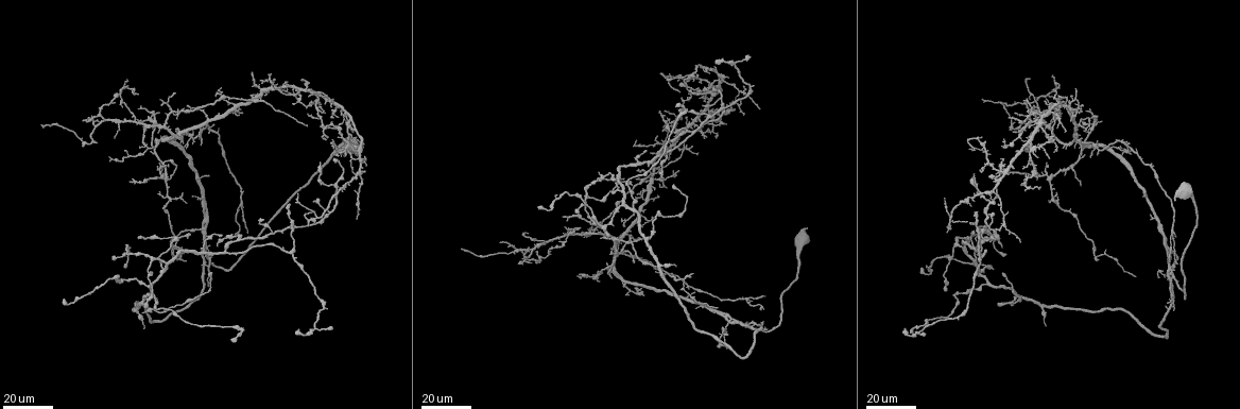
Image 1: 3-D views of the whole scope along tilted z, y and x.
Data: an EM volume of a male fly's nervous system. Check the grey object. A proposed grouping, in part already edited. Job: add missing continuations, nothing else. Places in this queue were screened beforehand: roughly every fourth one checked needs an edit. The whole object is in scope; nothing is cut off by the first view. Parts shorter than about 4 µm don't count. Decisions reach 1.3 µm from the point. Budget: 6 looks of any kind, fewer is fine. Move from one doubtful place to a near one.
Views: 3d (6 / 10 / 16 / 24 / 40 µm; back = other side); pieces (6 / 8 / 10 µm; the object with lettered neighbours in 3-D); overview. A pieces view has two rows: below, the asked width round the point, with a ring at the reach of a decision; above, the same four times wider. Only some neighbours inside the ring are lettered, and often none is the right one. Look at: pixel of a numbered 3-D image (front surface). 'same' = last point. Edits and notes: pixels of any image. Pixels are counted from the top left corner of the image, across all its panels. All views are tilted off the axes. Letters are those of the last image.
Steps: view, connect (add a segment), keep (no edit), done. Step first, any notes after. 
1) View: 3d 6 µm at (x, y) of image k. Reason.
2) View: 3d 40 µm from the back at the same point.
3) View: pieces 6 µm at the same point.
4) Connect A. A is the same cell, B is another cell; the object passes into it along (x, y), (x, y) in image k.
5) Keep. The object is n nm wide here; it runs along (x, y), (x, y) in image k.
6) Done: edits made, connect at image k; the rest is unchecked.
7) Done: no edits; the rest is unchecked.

View: 3d 24 µm at (1146, 193) of image 1. Thin end.

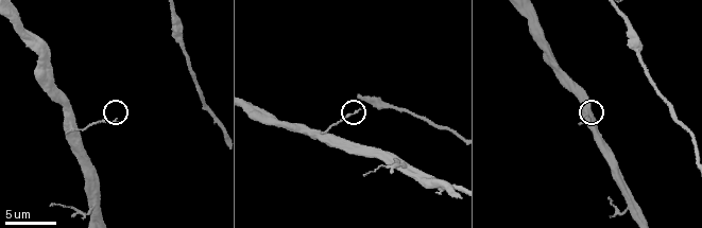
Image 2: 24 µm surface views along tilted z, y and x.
View: pieces 10 µm at (119, 123) of image 2. See the neighbours.

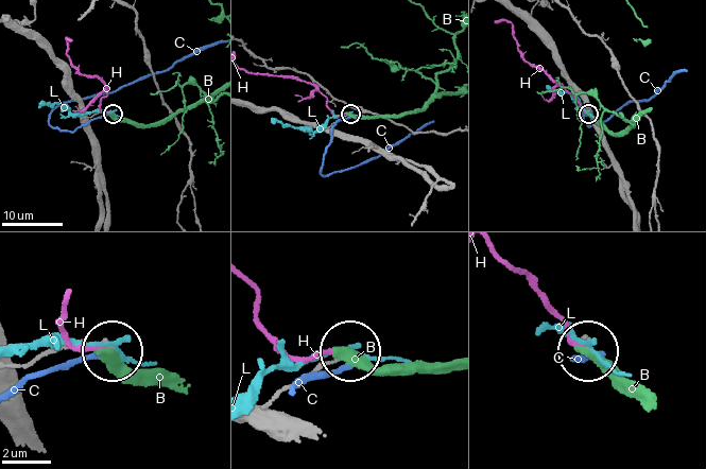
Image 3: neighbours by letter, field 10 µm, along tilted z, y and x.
Keep. B, C, H and L are other cells; it runs along (309, 434), (278, 411), (277, 398), (344, 349) in image 3; no lettered segment goes on from it.

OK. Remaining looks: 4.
View: 3d 16 µm at (672, 183) of image 1. Long arm stops here.

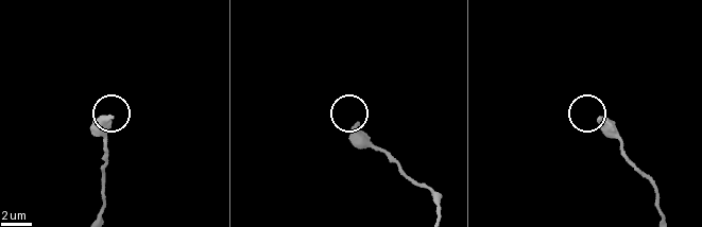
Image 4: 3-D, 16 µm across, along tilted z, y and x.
View: 3d 10 µm at (109, 118) of image 4.

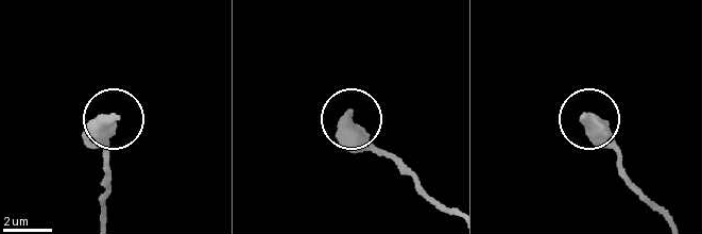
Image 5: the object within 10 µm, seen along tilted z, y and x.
View: pieces 6 µm at (585, 114) of image 5. See the neighbours.

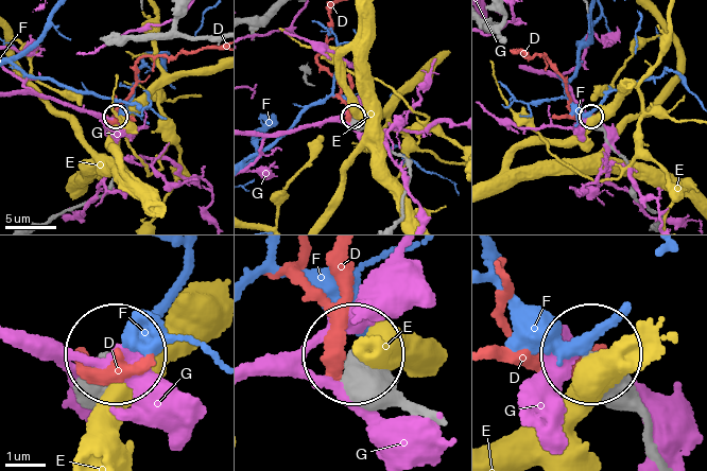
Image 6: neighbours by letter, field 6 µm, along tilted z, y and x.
Keep. The object is 480 nm wide here; D, E, F and G are other cells; no lettered segment goes on from it.

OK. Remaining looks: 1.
Done: no edits; the rest is unchecked.

